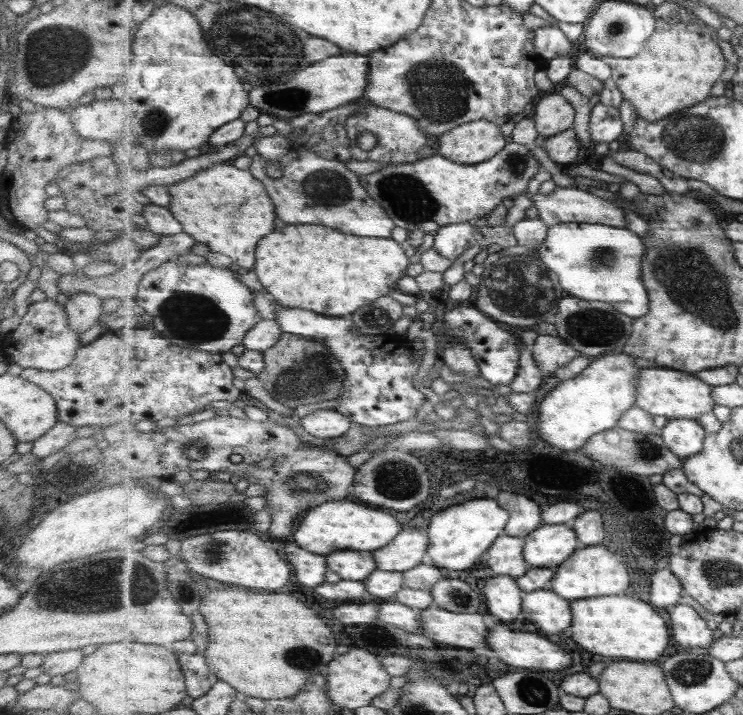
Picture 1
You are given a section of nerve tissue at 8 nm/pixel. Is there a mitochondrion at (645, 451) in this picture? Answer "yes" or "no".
yes

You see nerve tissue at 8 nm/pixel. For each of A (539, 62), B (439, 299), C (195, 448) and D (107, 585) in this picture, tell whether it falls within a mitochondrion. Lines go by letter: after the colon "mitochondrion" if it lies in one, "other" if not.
A: other
B: other
C: mitochondrion
D: mitochondrion

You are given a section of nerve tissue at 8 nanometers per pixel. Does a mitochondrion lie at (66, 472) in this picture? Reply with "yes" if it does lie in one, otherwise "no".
no

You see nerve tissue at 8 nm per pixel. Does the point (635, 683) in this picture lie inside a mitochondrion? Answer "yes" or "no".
no

